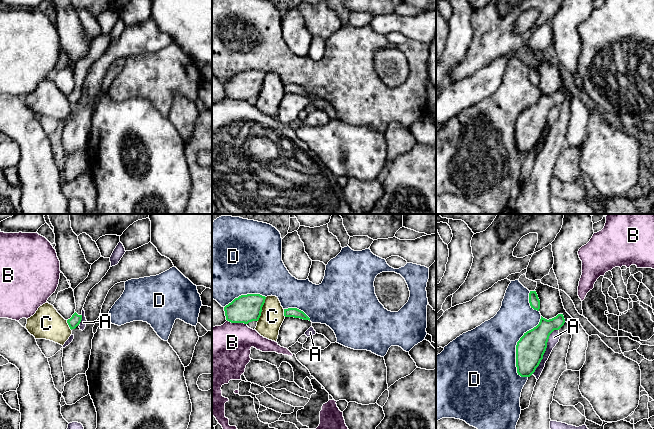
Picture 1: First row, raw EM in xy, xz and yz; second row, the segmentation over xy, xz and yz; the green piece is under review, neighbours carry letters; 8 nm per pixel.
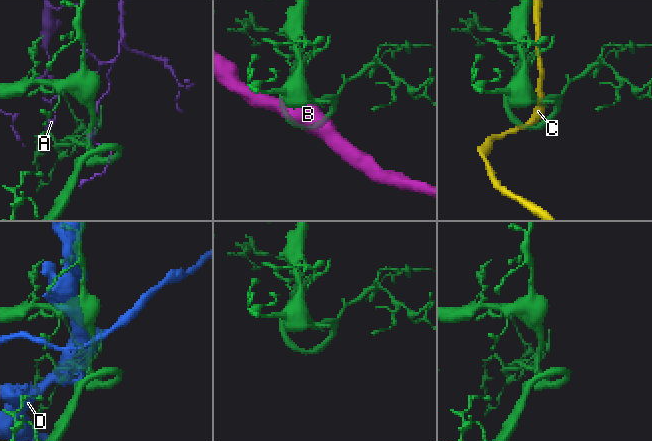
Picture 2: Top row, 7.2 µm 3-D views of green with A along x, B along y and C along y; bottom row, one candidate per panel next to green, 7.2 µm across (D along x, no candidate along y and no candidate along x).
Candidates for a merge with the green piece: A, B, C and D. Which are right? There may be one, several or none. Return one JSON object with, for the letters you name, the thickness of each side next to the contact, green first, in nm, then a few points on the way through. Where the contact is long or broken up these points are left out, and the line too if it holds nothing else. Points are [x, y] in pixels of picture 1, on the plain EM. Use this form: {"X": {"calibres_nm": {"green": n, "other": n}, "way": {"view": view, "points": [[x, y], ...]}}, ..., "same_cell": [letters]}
{"same_cell": []}

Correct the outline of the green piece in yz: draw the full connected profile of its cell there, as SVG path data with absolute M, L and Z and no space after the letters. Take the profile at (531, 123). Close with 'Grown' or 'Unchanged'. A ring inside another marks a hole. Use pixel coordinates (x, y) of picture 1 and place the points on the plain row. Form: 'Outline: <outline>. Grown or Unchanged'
Outline: M563 90L552 95L541 92L539 100L524 109L516 121L516 143L521 153L530 153L539 142L547 124L550 110L565 99Z. Unchanged

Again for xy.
Outline: M100 33L91 41L88 53L74 65L76 85L72 93L67 96L71 106L75 105L82 96L82 86L90 66L102 56L110 42L110 34Z. Grown

